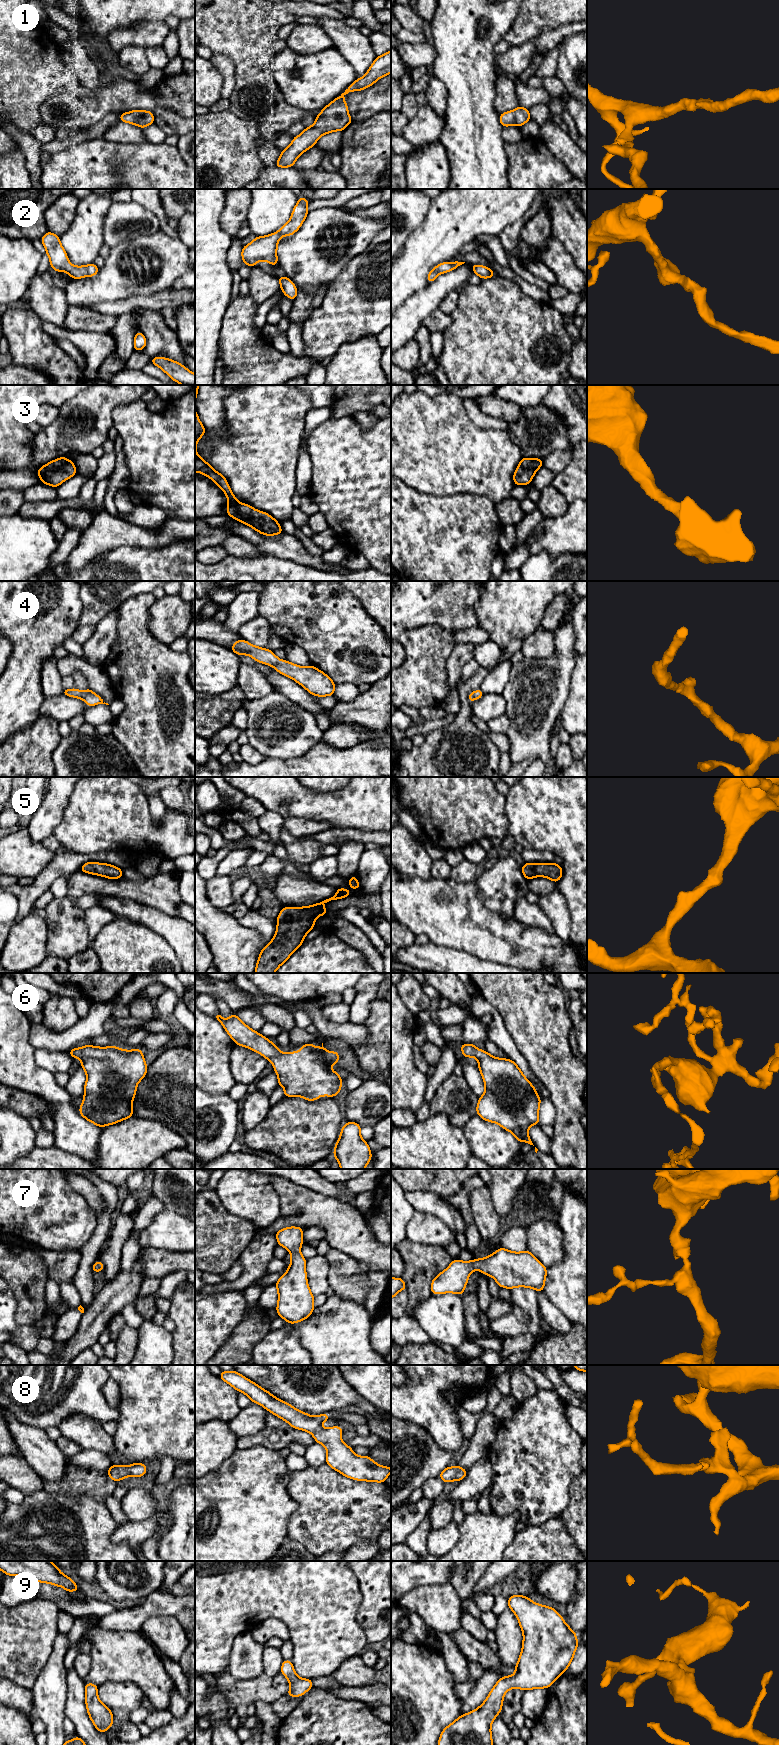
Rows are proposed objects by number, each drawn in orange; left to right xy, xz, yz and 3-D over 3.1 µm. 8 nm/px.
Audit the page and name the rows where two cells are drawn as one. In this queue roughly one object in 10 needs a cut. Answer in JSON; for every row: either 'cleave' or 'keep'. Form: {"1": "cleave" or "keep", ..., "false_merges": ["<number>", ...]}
{"1": "keep", "2": "keep", "3": "keep", "4": "keep", "5": "keep", "6": "keep", "7": "keep", "8": "keep", "9": "keep", "false_merges": []}

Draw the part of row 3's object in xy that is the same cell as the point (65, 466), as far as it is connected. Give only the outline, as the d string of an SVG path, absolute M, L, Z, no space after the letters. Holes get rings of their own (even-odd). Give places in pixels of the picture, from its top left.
M59 457L36 471L42 483L55 488L77 474L76 466L65 457Z

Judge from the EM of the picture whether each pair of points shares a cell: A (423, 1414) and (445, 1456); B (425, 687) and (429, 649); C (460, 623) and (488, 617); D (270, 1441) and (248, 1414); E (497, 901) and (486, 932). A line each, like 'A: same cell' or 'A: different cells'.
A: different cells
B: same cell
C: different cells
D: different cells
E: different cells

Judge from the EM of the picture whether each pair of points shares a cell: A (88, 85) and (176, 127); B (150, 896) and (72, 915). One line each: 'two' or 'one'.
A: two
B: two

